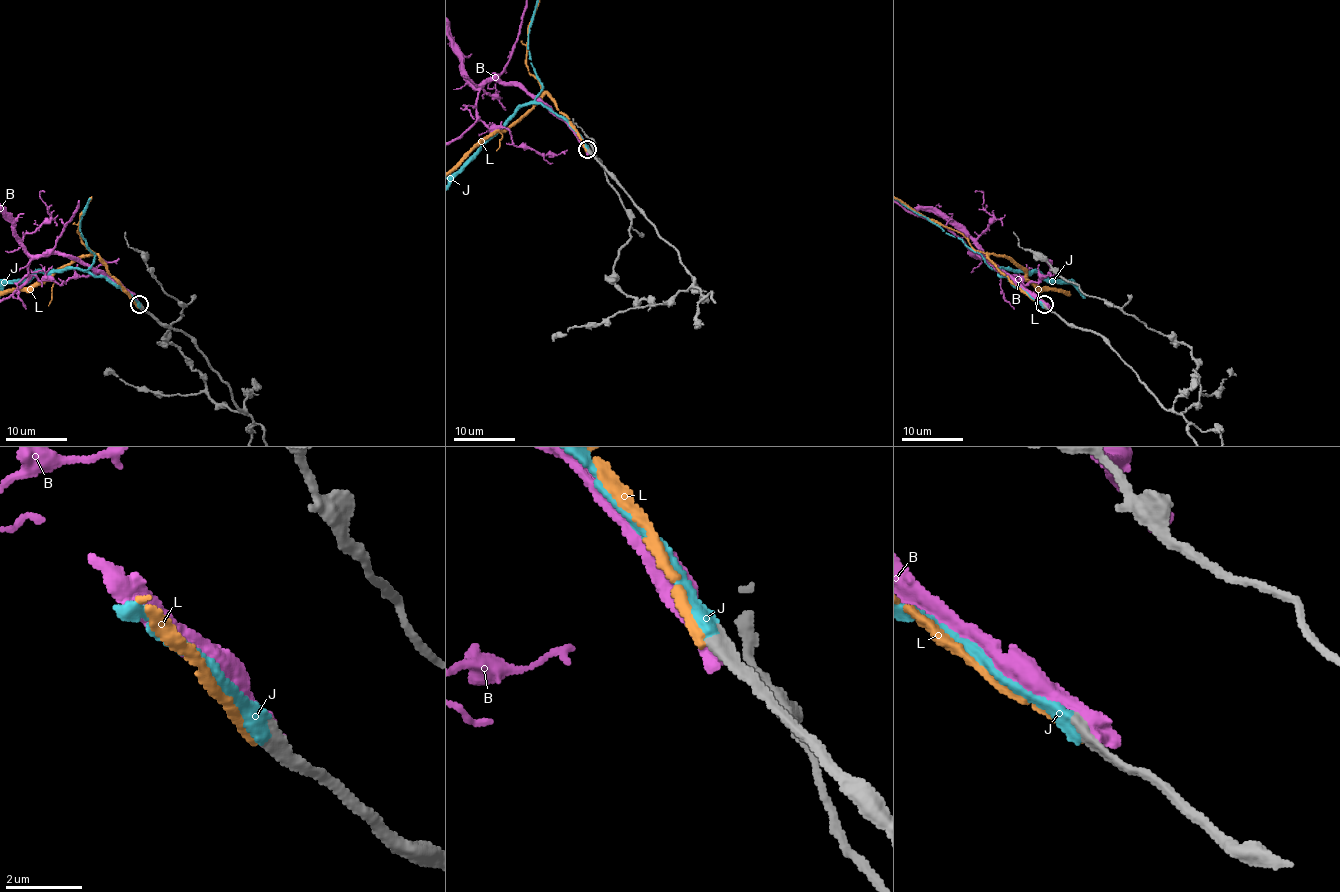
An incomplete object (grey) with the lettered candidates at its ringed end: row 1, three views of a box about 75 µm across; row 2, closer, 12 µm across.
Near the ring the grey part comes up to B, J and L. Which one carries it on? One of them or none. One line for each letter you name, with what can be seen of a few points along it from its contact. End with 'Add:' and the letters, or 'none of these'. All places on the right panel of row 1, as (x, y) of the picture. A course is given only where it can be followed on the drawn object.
Add: J

